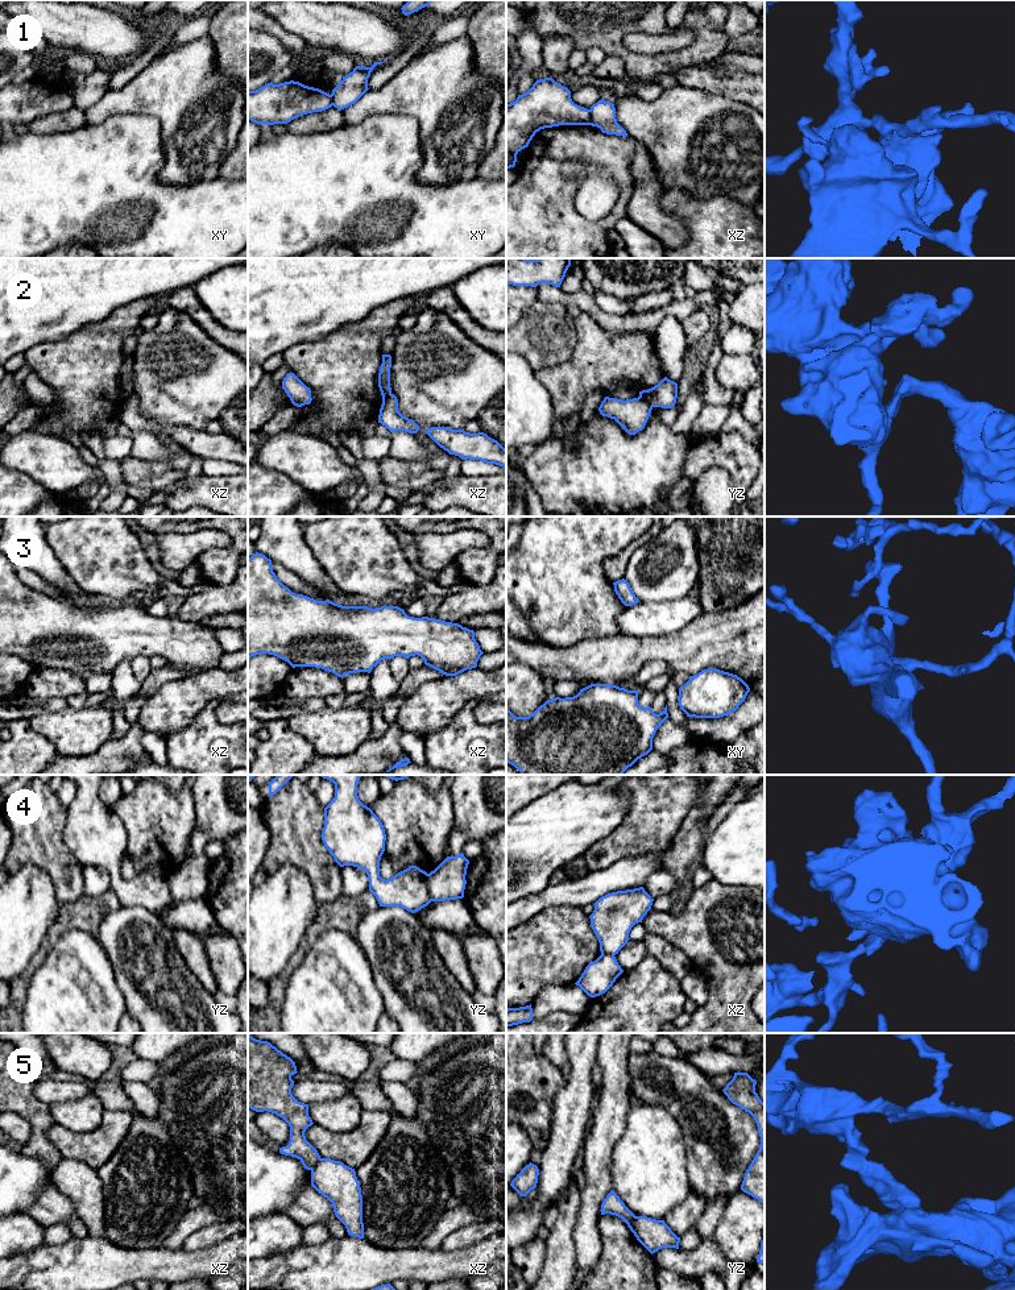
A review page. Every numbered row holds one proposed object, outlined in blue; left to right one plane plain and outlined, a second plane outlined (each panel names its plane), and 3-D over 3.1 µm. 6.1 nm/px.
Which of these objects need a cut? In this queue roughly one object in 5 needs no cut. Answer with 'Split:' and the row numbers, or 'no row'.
Split: 1, 2, 4, 5

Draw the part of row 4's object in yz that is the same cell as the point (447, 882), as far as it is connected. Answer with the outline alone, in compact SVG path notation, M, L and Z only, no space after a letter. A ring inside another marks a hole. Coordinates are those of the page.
M461 853L447 856L427 875L427 888L431 901L446 901L464 897L465 875L469 860Z

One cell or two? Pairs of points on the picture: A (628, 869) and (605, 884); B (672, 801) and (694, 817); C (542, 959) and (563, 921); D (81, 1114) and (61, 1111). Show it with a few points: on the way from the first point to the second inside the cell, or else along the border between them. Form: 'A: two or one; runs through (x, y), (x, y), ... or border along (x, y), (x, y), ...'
A: one; runs through (622, 874), (610, 879)
B: two; border along (699, 788), (696, 803), (686, 816), (674, 841)
C: one; runs through (550, 950), (563, 936), (563, 930)
D: one; runs through (75, 1114), (66, 1114)

